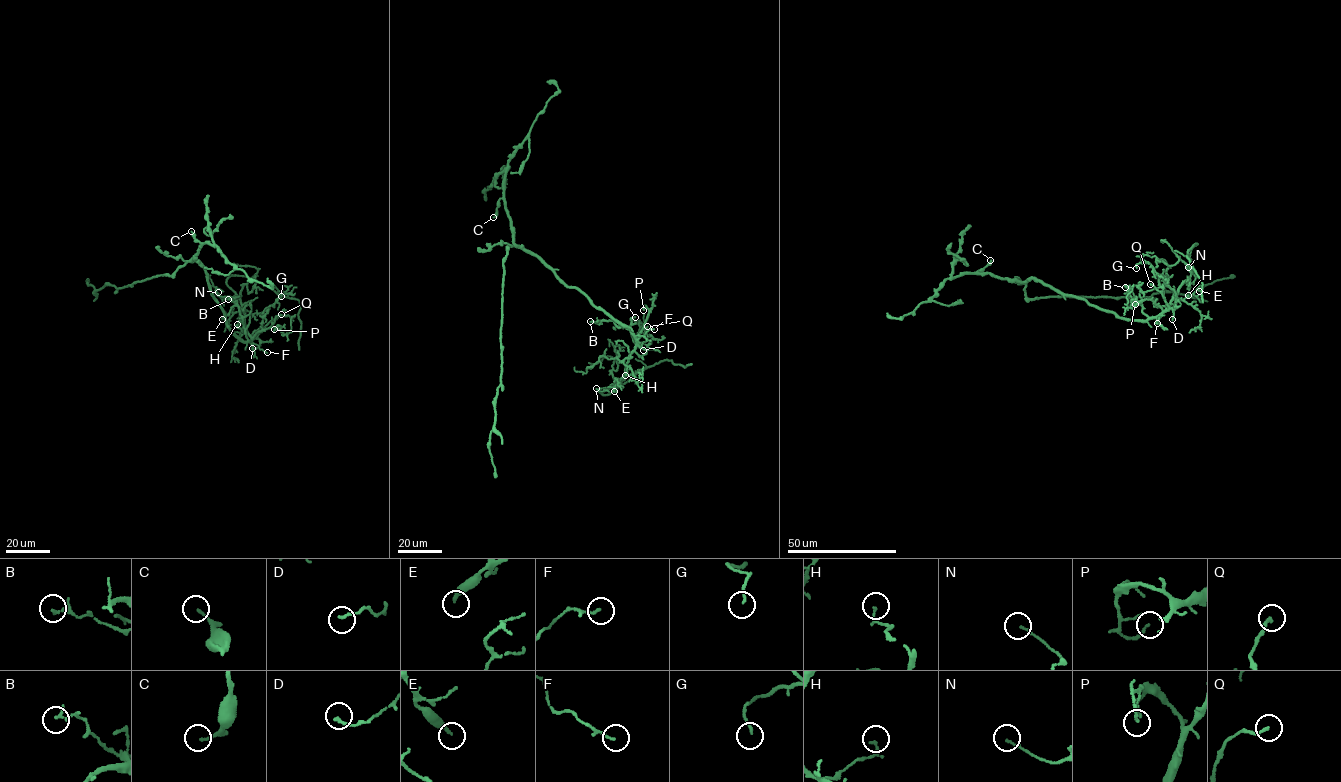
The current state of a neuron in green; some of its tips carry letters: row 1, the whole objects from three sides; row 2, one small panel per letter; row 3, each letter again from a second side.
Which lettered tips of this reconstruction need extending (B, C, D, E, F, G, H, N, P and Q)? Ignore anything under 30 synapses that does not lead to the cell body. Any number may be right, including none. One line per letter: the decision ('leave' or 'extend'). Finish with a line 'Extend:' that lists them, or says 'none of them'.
B: leave
C: leave
D: leave
E: extend
F: leave
G: leave
H: leave
N: leave
P: leave
Q: leave
Extend: E

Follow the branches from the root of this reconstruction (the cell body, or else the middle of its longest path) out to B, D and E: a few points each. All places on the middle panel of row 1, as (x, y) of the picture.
B: (564, 282), (630, 329), (619, 327), (612, 320), (599, 324), (590, 321)
D: (564, 282), (628, 327), (640, 347), (649, 349), (643, 350)
E: (564, 282), (628, 327), (634, 336), (635, 347), (614, 391)

